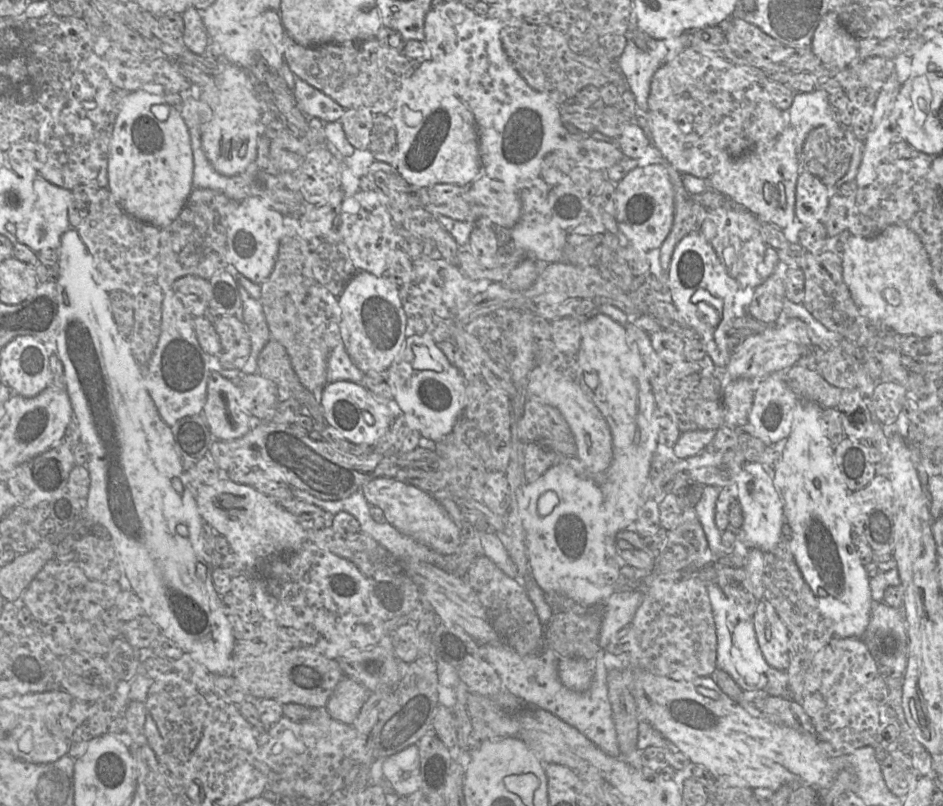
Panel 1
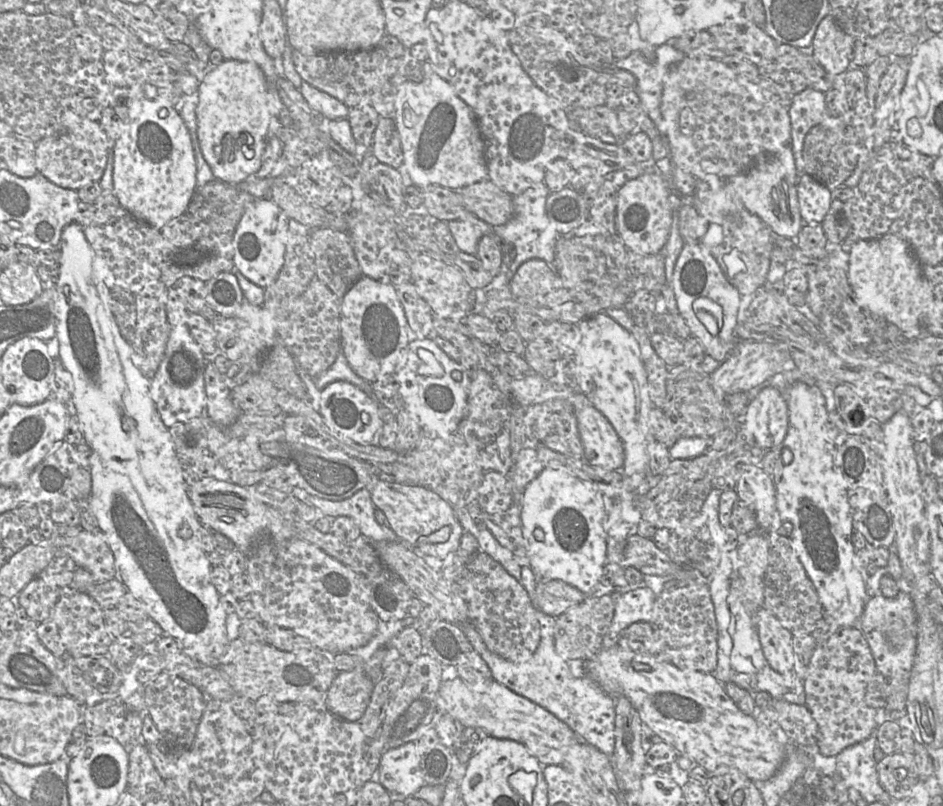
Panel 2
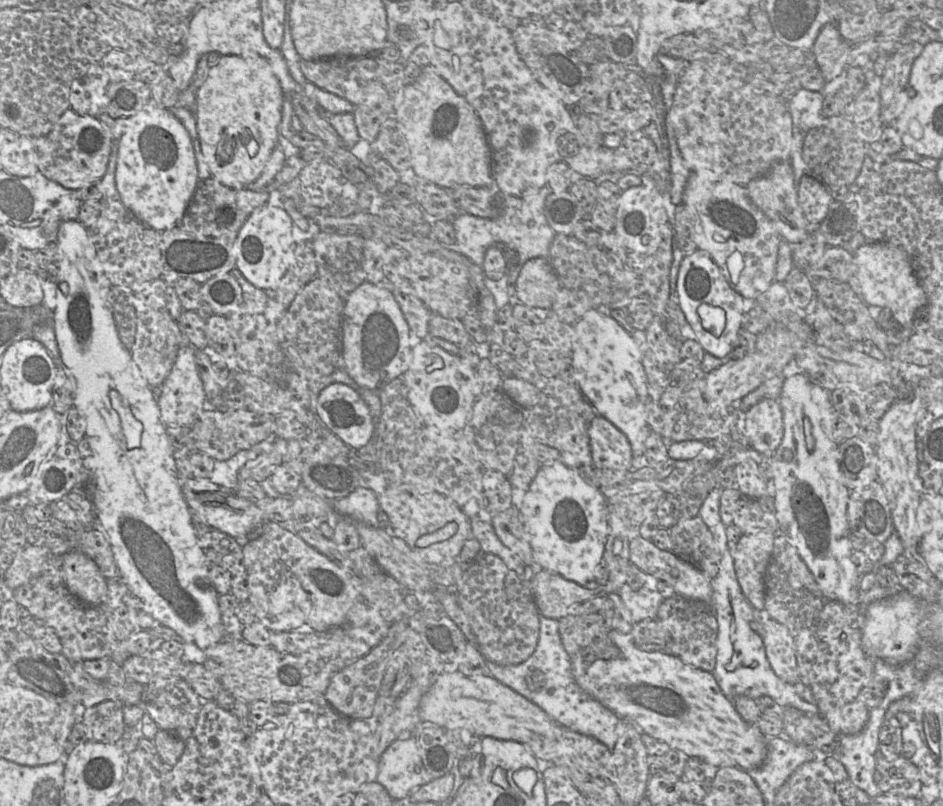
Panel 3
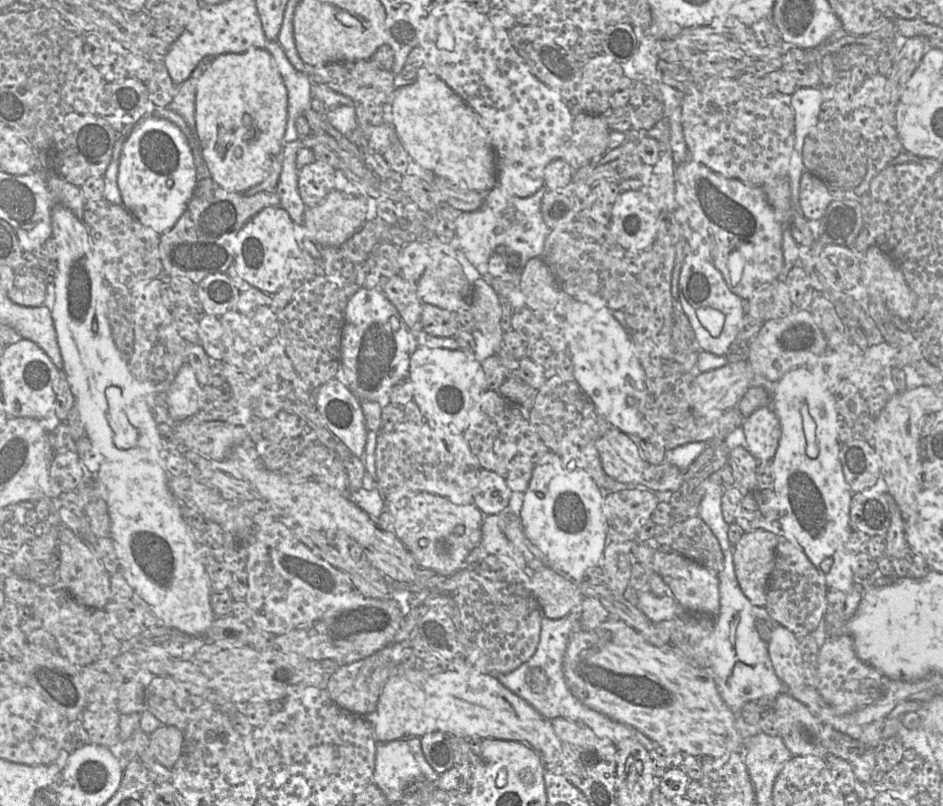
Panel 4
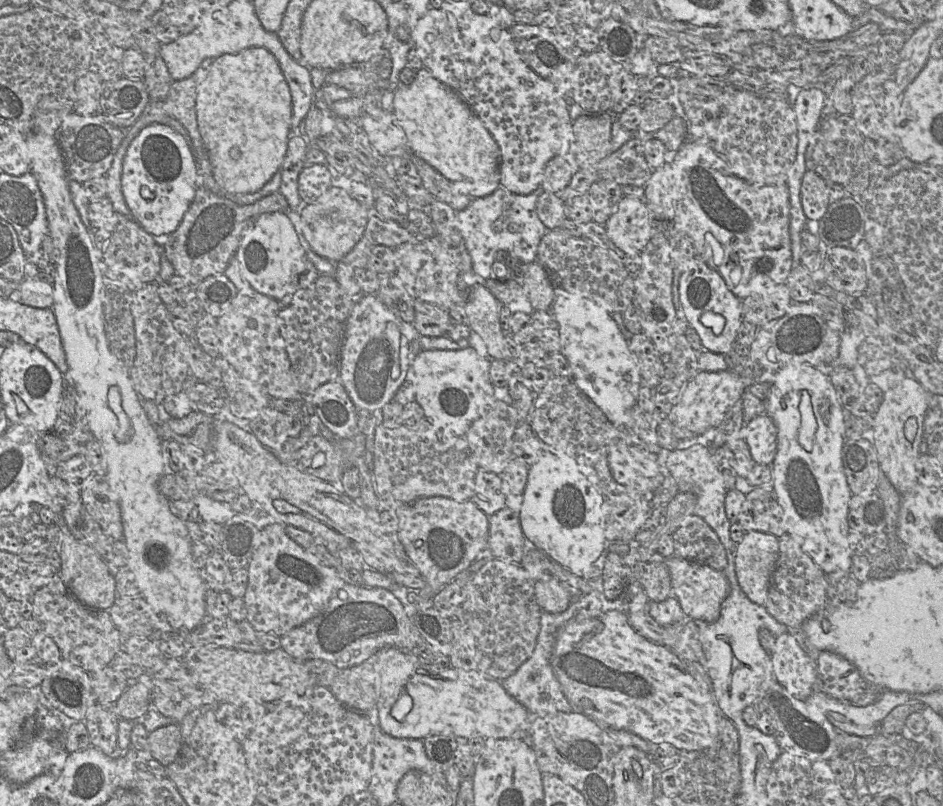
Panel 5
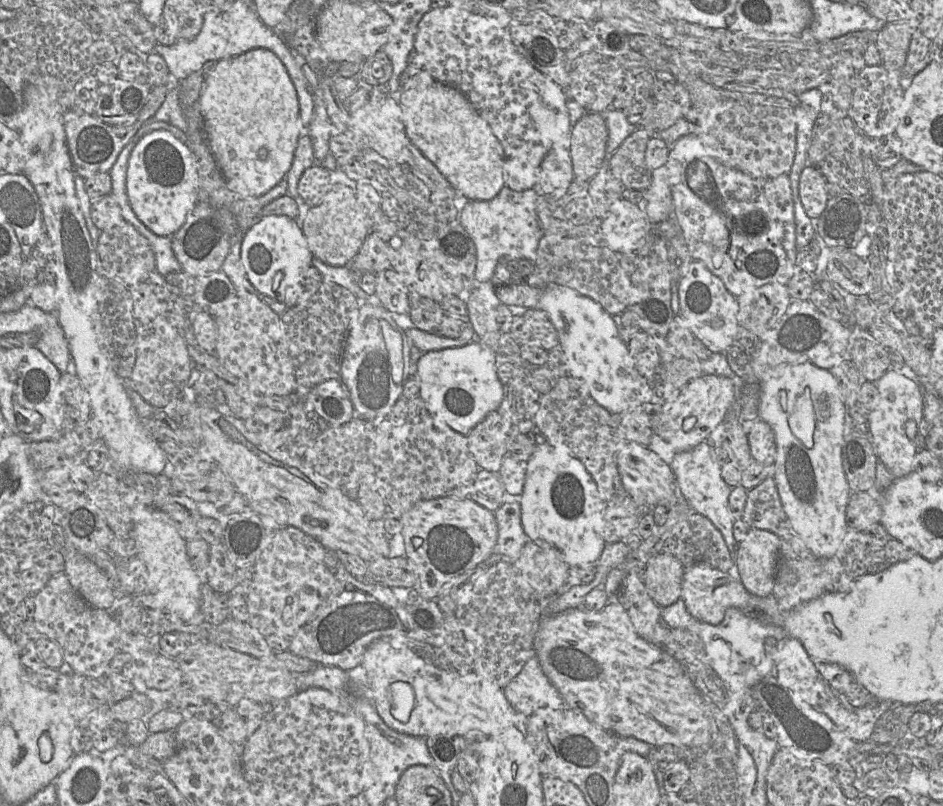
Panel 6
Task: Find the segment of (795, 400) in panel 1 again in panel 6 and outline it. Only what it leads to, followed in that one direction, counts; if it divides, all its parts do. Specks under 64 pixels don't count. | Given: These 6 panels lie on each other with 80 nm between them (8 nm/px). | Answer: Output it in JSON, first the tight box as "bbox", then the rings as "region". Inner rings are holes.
{"bbox":[747,419,776,466],"region":[[[757,419],[747,438],[753,461],[763,466],[773,466],[776,457],[776,438],[770,425]]]}

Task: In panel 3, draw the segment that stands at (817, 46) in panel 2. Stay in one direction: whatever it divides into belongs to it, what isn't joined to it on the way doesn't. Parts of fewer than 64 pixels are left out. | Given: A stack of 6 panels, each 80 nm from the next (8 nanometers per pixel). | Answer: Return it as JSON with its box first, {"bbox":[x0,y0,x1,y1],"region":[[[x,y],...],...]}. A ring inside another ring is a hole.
{"bbox":[812,23,849,82],"region":[[[833,23],[820,30],[812,52],[826,82],[846,71],[849,44]]]}

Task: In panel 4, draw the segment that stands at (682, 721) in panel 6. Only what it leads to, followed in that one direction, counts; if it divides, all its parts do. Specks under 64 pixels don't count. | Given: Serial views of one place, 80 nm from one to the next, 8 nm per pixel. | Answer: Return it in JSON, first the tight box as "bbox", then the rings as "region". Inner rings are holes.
{"bbox":[563,618,744,758],"region":[[[609,618],[592,631],[575,633],[565,653],[563,671],[569,690],[584,705],[642,732],[655,744],[676,747],[692,756],[721,758],[733,752],[744,753],[738,717],[721,698],[710,668],[691,665],[653,646],[619,618]]]}

